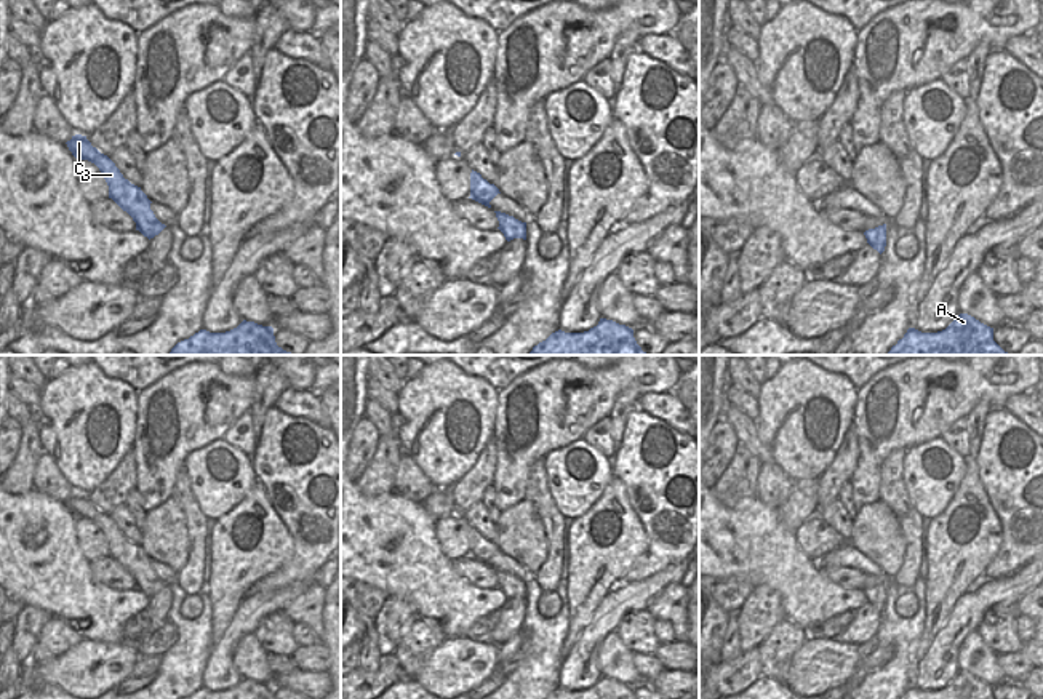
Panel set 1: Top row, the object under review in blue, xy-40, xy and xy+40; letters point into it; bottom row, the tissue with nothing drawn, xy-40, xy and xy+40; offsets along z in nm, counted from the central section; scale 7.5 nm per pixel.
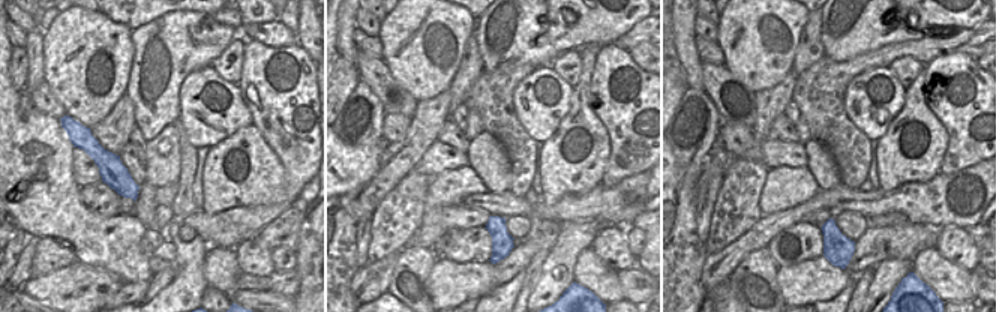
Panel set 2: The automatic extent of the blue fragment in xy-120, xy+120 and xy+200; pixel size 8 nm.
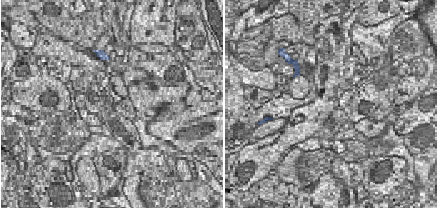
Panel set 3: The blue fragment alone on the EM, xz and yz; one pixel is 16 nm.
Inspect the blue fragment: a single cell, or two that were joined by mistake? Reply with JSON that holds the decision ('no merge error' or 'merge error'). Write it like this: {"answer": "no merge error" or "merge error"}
{"answer": "no merge error"}

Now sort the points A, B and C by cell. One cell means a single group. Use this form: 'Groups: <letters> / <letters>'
Groups: A B C

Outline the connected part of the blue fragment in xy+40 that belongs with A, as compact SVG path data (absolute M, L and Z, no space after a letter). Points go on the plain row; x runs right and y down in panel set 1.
M960 672L945 688L921 691L909 686L899 699L993 699L993 686L968 672Z

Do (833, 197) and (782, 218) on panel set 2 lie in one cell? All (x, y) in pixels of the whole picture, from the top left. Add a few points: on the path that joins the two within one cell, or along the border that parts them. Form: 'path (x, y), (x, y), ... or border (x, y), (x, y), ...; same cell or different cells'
path (821, 201), (794, 215); same cell

